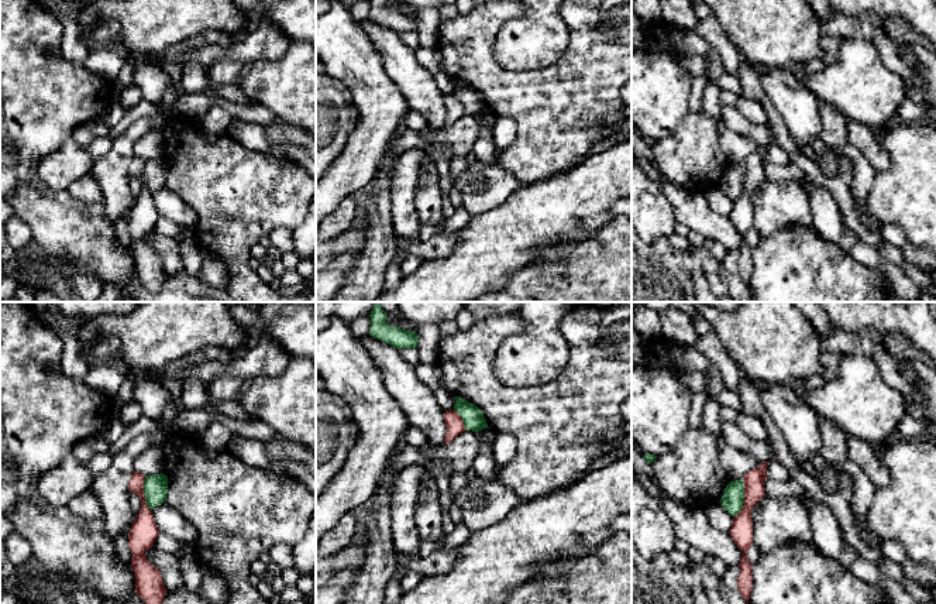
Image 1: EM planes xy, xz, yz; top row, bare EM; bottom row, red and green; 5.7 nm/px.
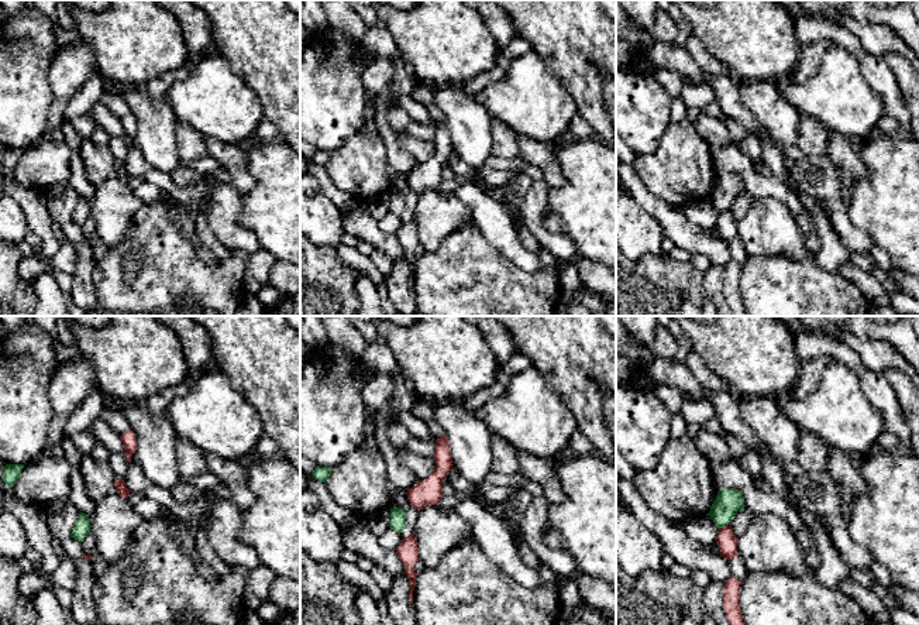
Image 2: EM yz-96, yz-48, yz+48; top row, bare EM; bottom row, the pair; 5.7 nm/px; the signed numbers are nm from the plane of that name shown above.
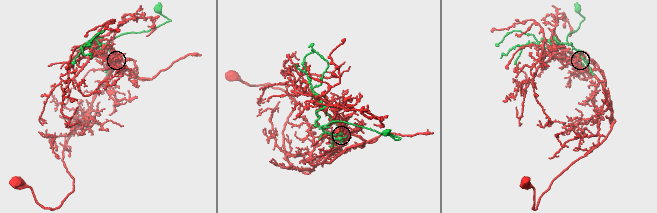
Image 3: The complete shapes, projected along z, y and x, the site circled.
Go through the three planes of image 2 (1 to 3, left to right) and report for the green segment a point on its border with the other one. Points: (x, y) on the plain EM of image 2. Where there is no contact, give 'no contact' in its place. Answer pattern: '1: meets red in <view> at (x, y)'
1: no contact
2: no contact
3: meets red in yz+48 at (725, 210)

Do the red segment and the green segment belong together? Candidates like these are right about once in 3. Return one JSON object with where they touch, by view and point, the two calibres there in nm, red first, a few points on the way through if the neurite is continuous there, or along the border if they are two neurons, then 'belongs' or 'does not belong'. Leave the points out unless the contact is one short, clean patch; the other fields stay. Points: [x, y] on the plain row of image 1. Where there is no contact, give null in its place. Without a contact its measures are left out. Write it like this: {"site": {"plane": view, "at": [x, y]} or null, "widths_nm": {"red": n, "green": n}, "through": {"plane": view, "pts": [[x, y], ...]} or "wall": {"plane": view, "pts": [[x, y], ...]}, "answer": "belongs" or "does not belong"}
{"site": {"plane": "yz", "at": [744, 182]}, "widths_nm": {"red": 130, "green": 130}, "answer": "does not belong"}

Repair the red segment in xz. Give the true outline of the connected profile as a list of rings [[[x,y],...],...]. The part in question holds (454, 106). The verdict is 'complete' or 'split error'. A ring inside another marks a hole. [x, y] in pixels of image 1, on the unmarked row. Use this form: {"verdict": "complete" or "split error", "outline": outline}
{"verdict": "complete", "outline": [[[452,93],[444,96],[444,104],[447,110],[444,128],[452,126],[465,113],[462,102]]]}

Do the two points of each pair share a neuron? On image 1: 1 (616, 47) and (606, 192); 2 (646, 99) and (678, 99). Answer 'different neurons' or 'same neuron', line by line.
1: different neurons
2: same neuron

